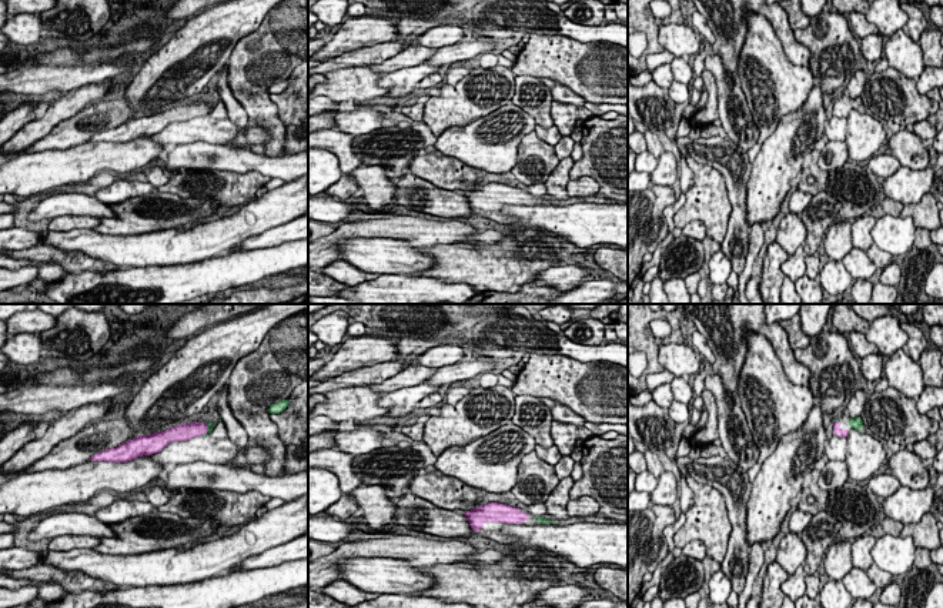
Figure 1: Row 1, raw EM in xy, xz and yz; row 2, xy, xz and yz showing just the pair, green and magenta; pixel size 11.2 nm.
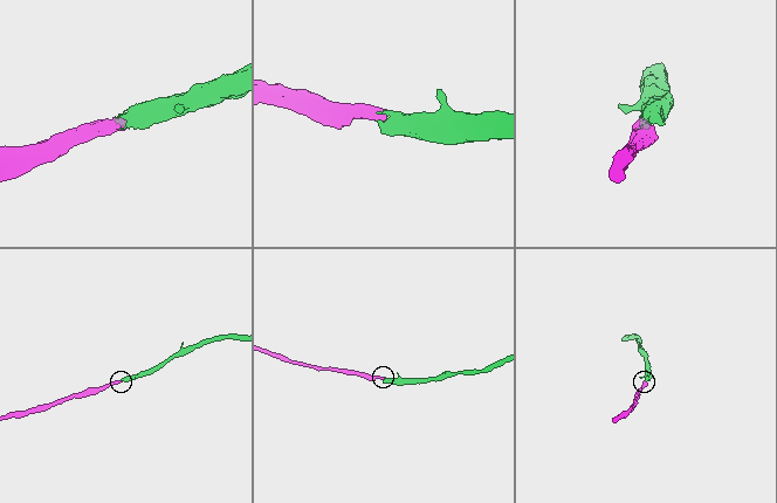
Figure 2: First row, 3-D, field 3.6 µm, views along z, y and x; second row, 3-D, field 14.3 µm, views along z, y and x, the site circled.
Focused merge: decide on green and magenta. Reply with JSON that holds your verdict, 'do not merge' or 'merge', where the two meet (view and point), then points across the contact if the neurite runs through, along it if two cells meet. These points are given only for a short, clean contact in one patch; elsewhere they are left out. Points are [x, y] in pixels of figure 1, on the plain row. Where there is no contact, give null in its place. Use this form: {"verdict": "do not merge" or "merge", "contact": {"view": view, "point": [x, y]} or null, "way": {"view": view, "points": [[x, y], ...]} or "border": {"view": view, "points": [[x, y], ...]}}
{"verdict": "merge", "contact": {"view": "xy", "point": [209, 109]}, "way": {"view": "xy", "points": [[210, 104], [209, 109], [187, 112]]}}

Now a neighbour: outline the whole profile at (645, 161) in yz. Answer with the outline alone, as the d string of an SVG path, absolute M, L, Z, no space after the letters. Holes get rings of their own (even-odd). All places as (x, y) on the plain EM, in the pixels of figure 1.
M648 150L636 154L635 171L645 171L651 174L658 167L658 158Z

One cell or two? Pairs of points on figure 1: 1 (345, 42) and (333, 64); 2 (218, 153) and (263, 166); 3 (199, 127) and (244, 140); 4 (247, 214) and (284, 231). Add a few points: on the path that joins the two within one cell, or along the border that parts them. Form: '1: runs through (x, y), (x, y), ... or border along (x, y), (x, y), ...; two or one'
1: border along (368, 44), (327, 60); two
2: runs through (230, 159), (251, 161); one
3: runs through (210, 129), (233, 134); one
4: border along (293, 219), (248, 236), (244, 240); two

